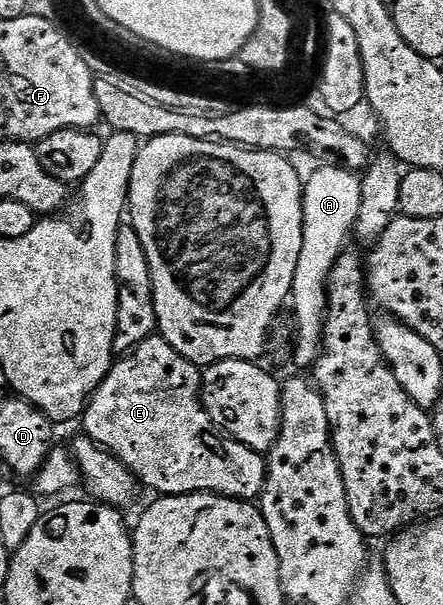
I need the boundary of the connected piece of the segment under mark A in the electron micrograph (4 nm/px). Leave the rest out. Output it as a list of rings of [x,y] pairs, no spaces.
[[[337,165],[318,168],[312,176],[307,176],[304,185],[302,253],[298,253],[298,269],[294,269],[290,296],[290,305],[296,309],[296,323],[300,326],[292,359],[300,367],[311,368],[322,350],[324,320],[328,310],[328,276],[349,246],[348,238],[353,238],[362,201],[360,181],[359,174]]]

